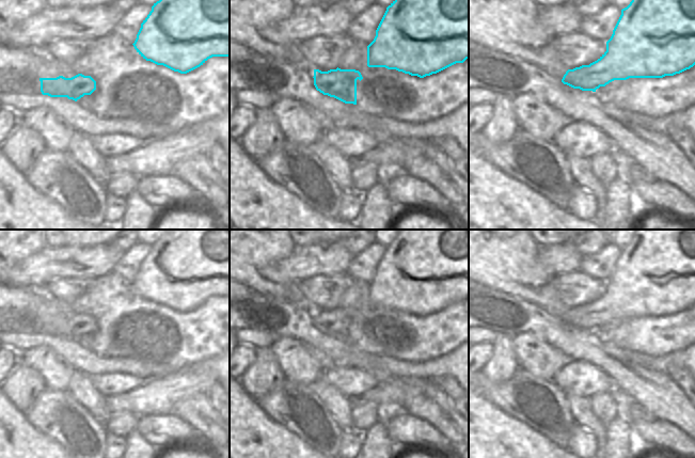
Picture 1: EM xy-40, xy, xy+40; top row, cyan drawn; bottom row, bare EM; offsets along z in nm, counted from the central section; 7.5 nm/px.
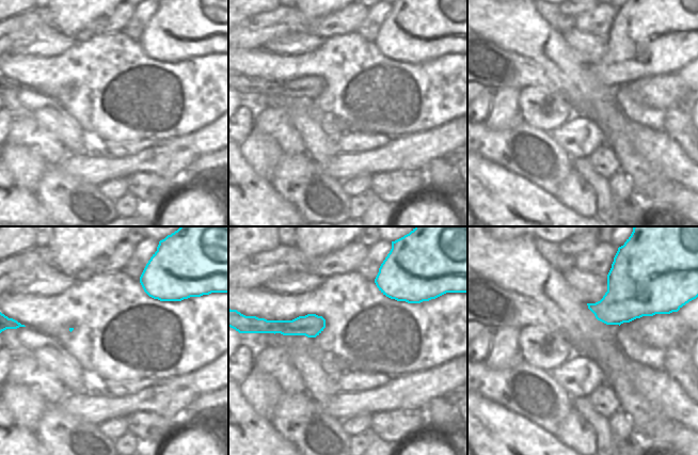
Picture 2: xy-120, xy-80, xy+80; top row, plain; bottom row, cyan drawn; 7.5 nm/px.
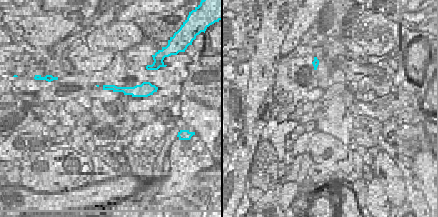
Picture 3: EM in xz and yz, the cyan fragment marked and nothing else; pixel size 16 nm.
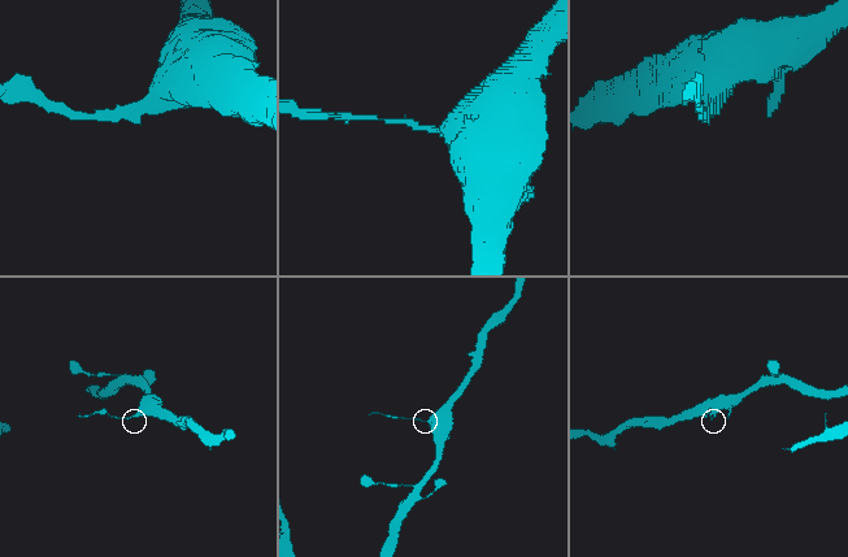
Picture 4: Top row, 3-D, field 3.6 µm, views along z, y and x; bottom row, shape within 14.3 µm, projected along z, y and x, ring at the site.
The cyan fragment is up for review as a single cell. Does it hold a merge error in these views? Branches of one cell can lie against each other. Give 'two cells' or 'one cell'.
two cells

